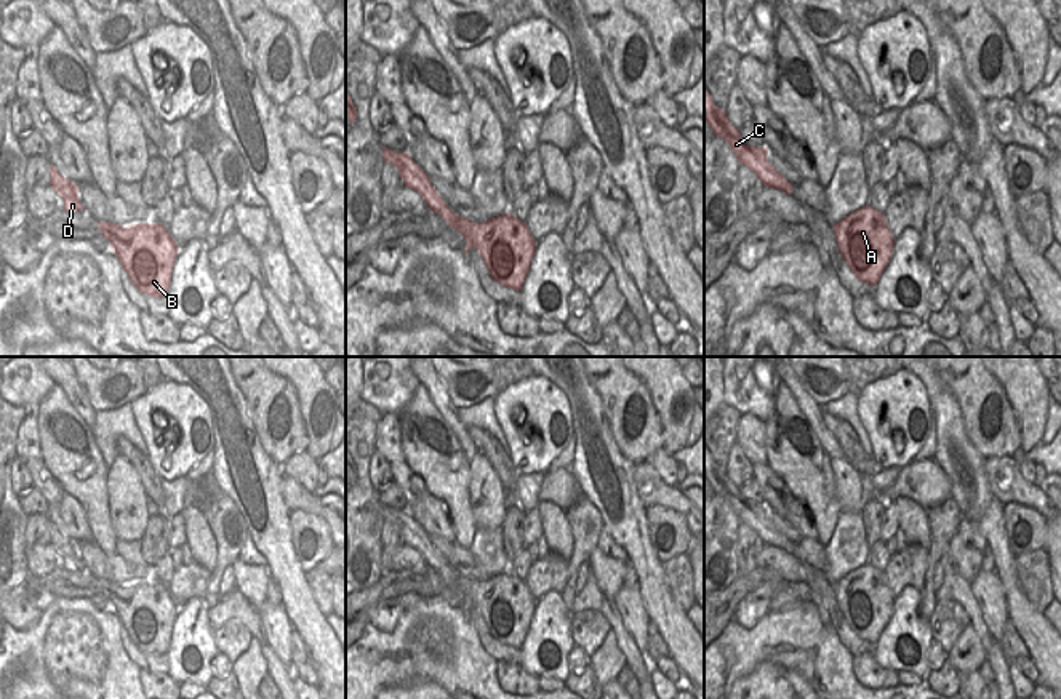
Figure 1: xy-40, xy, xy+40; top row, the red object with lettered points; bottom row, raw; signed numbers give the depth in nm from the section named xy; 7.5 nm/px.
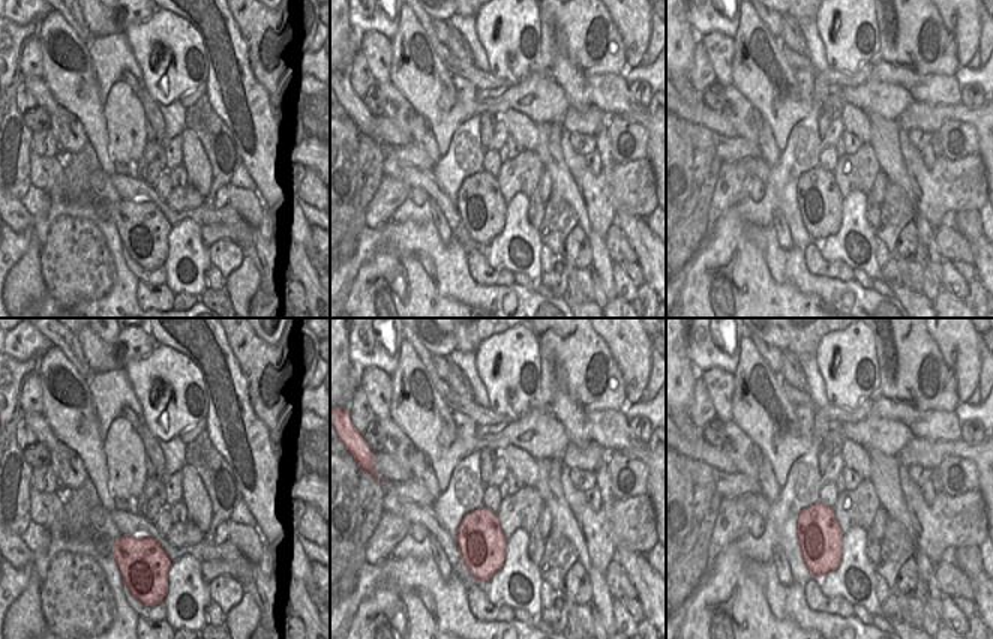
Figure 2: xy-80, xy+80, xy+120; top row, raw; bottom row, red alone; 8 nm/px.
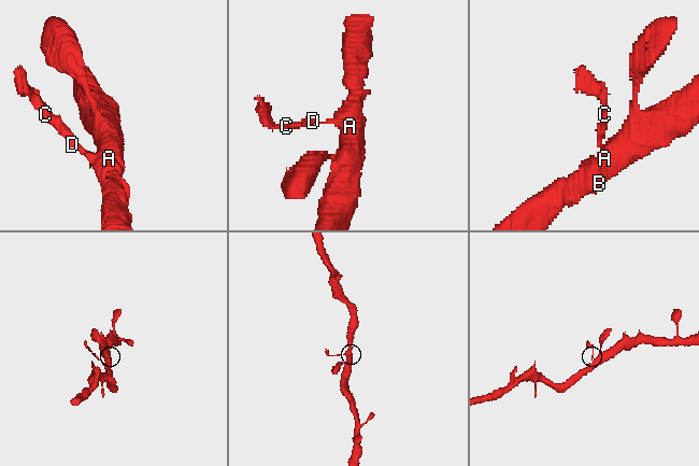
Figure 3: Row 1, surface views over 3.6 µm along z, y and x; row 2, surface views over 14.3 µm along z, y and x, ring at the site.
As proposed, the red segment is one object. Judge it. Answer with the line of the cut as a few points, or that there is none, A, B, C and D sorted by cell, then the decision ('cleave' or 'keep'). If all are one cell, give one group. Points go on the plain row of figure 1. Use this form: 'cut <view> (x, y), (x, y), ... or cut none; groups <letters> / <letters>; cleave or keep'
cut xy (461, 576), (455, 586); groups A B / C D; cleave

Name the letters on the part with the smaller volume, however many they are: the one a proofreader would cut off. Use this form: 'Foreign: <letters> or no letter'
Foreign: C, D

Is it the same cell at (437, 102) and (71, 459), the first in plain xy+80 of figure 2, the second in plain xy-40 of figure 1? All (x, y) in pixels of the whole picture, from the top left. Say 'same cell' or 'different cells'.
same cell

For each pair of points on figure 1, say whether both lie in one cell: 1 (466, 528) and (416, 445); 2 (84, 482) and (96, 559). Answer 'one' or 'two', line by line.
1: one
2: two

